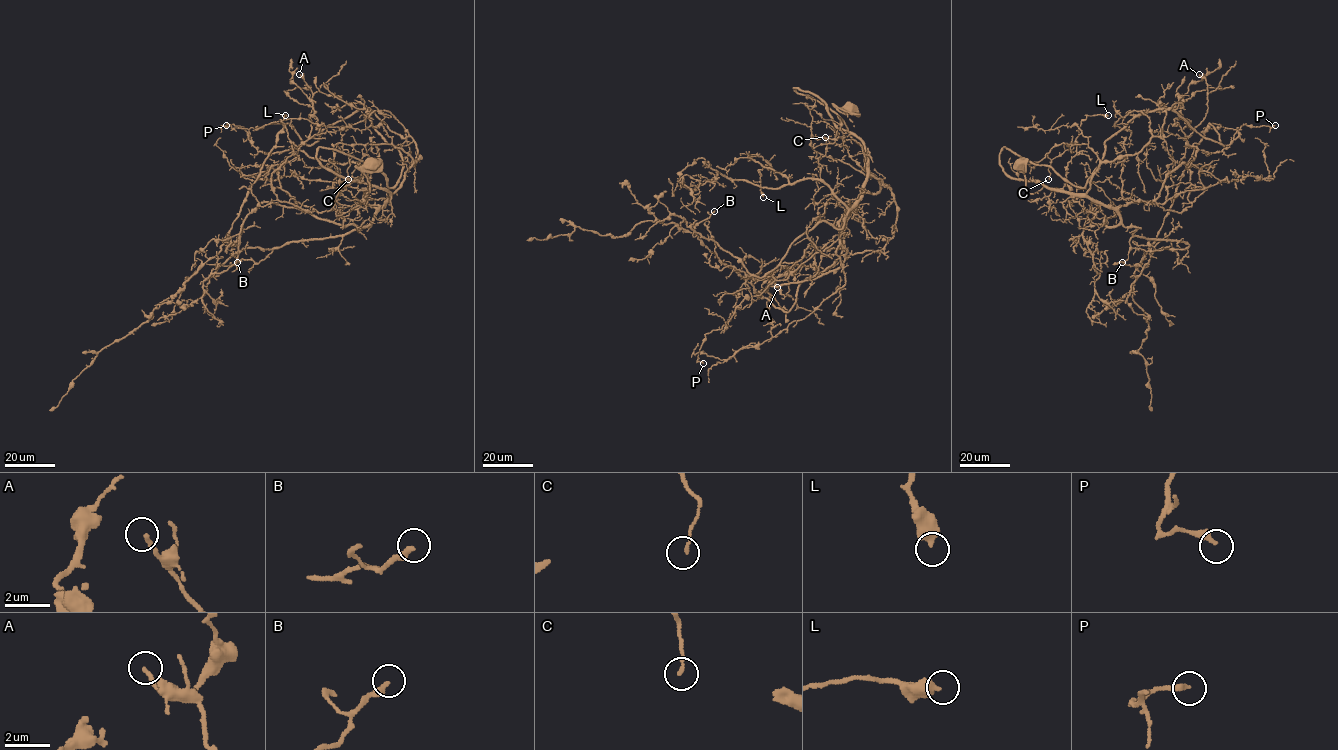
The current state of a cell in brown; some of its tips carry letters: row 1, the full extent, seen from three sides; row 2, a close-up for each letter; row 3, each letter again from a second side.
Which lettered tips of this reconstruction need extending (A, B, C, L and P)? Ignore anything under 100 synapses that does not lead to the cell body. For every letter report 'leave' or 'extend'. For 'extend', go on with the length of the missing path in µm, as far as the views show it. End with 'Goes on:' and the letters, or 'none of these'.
A: leave
B: leave
C: leave
L: leave
P: leave
Goes on: none of these

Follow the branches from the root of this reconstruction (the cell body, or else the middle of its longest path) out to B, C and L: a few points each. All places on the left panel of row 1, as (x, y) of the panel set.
B: (372, 161), (359, 168), (366, 193), (378, 186), (389, 197), (370, 226), (244, 248), (215, 266), (237, 262)
C: (372, 161), (359, 168), (366, 193), (371, 186), (391, 193), (413, 159), (390, 144), (344, 144), (348, 179)
L: (372, 161), (359, 168), (366, 193), (389, 197), (366, 226), (279, 200), (271, 174), (292, 153), (285, 115)

